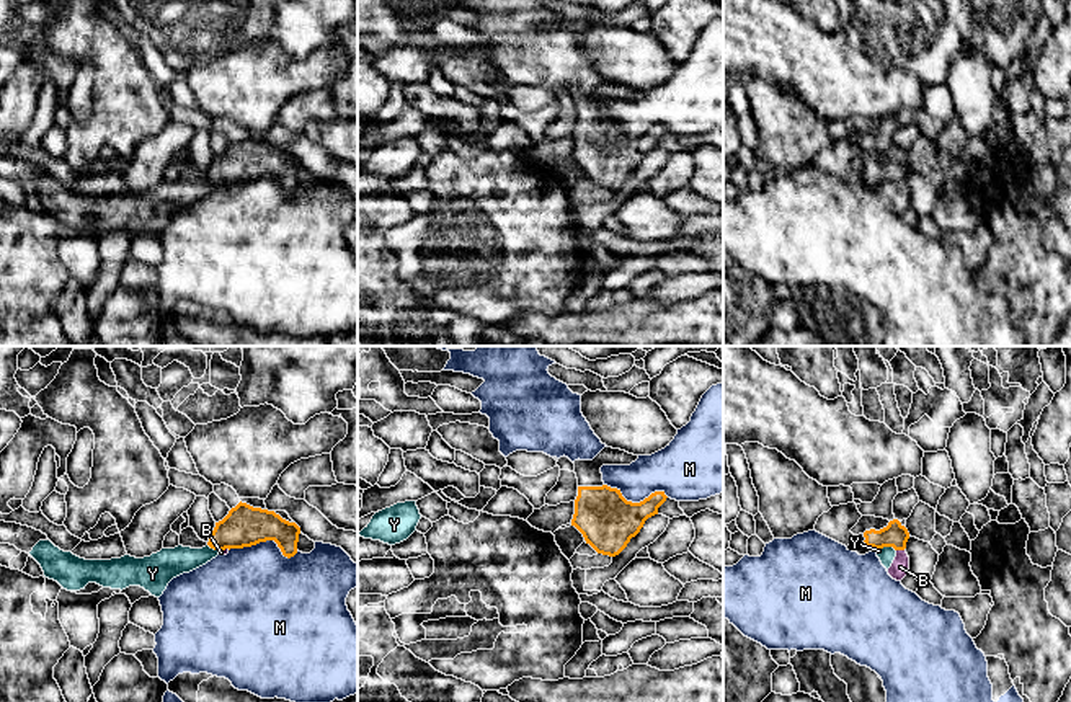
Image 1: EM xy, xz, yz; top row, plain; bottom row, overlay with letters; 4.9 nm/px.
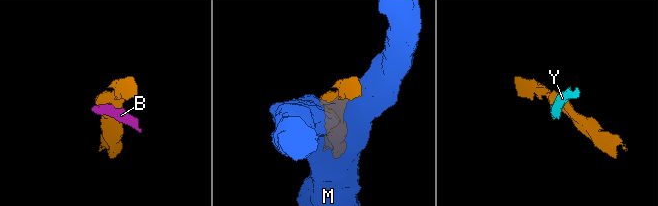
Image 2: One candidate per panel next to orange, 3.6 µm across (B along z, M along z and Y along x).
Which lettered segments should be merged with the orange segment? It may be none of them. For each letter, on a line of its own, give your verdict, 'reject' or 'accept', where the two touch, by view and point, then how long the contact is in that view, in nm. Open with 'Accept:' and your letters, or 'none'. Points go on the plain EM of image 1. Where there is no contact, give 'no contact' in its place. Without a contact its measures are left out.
Accept: none
B: reject; meets orange in yz at (900, 183); contact 40 nm long
M: reject; meets orange in xy at (265, 175); contact 340 nm long
Y: reject; meets orange in yz at (885, 180); contact 100 nm long

